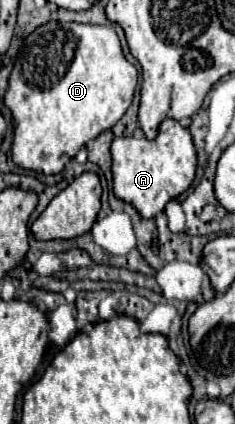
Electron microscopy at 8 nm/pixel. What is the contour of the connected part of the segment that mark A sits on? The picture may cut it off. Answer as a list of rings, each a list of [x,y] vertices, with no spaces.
[[[165,119],[153,141],[145,137],[115,137],[111,143],[111,161],[115,197],[133,205],[141,217],[155,217],[167,201],[177,199],[193,183],[197,153],[189,131],[179,121]]]

